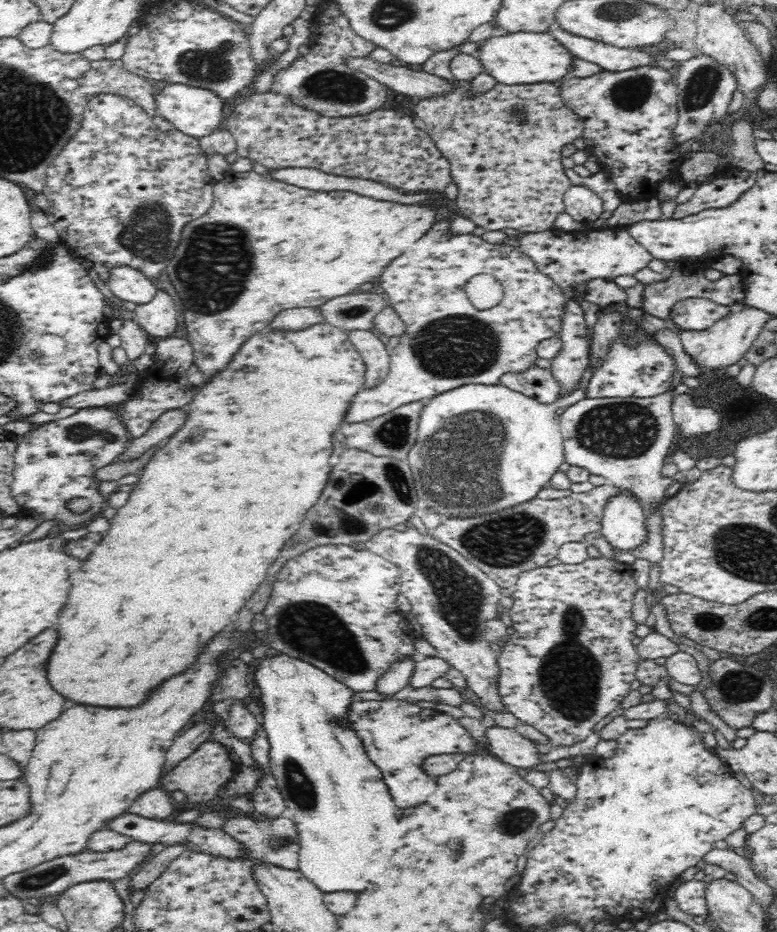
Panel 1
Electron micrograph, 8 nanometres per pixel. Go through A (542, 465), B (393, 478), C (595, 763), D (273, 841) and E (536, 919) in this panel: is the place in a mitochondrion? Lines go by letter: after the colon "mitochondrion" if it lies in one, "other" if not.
A: other
B: mitochondrion
C: other
D: mitochondrion
E: other

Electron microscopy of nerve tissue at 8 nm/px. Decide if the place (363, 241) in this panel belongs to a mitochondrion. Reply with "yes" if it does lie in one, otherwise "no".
no

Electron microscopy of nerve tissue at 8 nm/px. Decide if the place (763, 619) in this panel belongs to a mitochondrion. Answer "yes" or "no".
yes

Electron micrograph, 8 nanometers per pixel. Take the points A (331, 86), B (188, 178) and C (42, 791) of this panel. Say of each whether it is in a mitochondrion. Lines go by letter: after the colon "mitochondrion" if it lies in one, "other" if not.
A: mitochondrion
B: other
C: other

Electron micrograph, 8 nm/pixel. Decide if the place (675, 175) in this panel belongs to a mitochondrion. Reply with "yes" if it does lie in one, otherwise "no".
no

